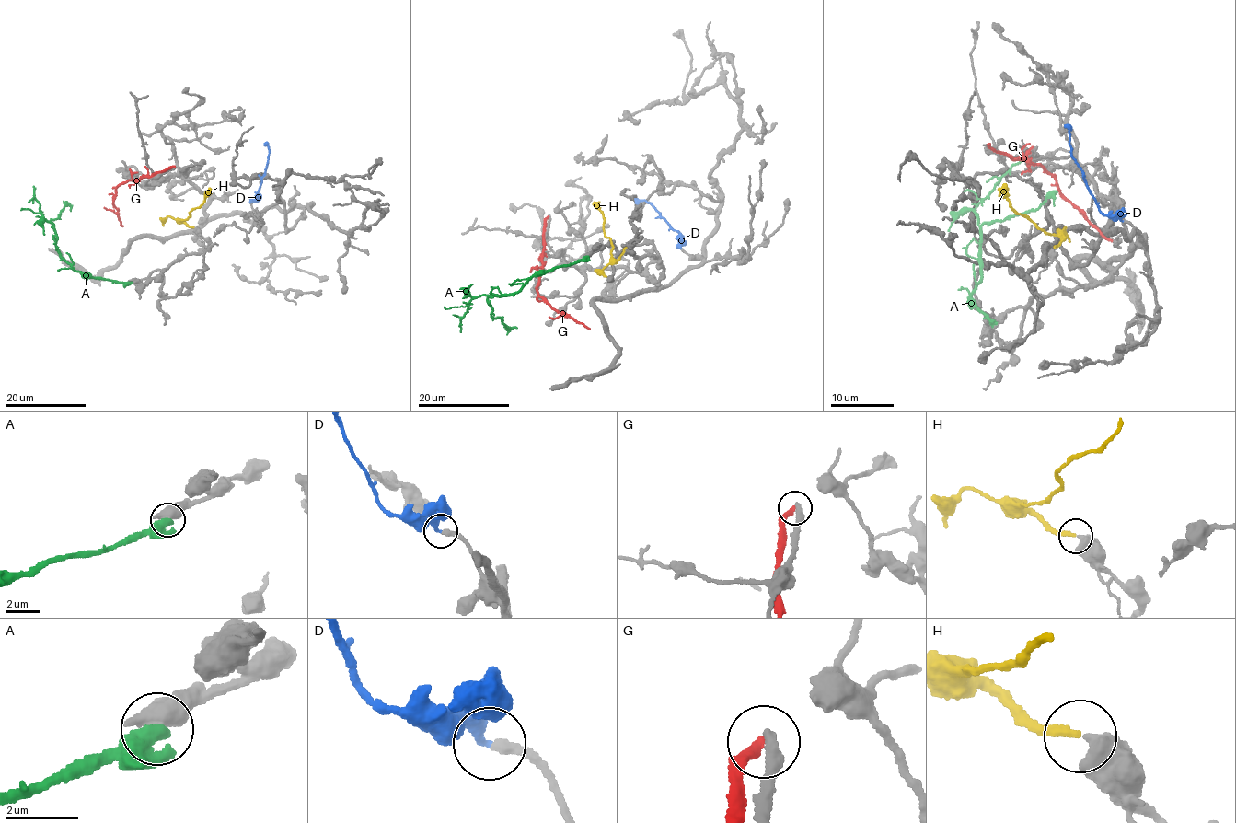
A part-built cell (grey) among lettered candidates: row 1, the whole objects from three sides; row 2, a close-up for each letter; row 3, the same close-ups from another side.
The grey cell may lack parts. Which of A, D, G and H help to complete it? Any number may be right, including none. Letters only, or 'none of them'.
D, H

